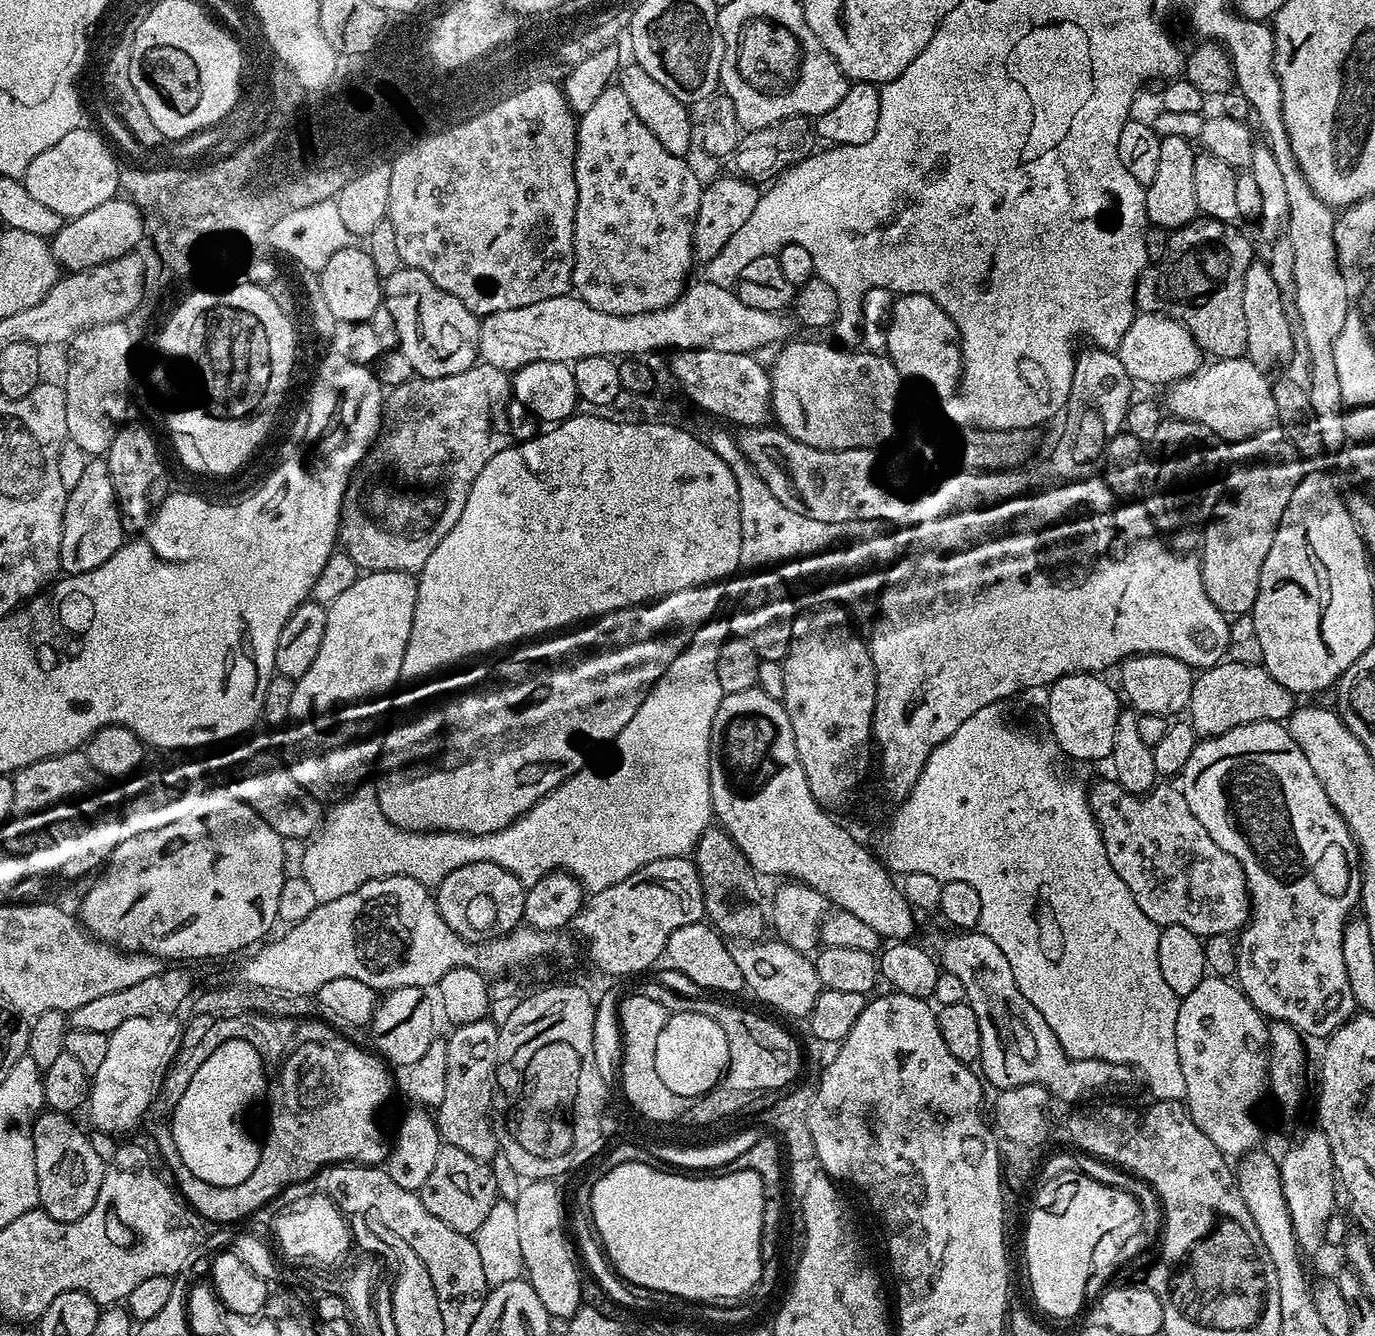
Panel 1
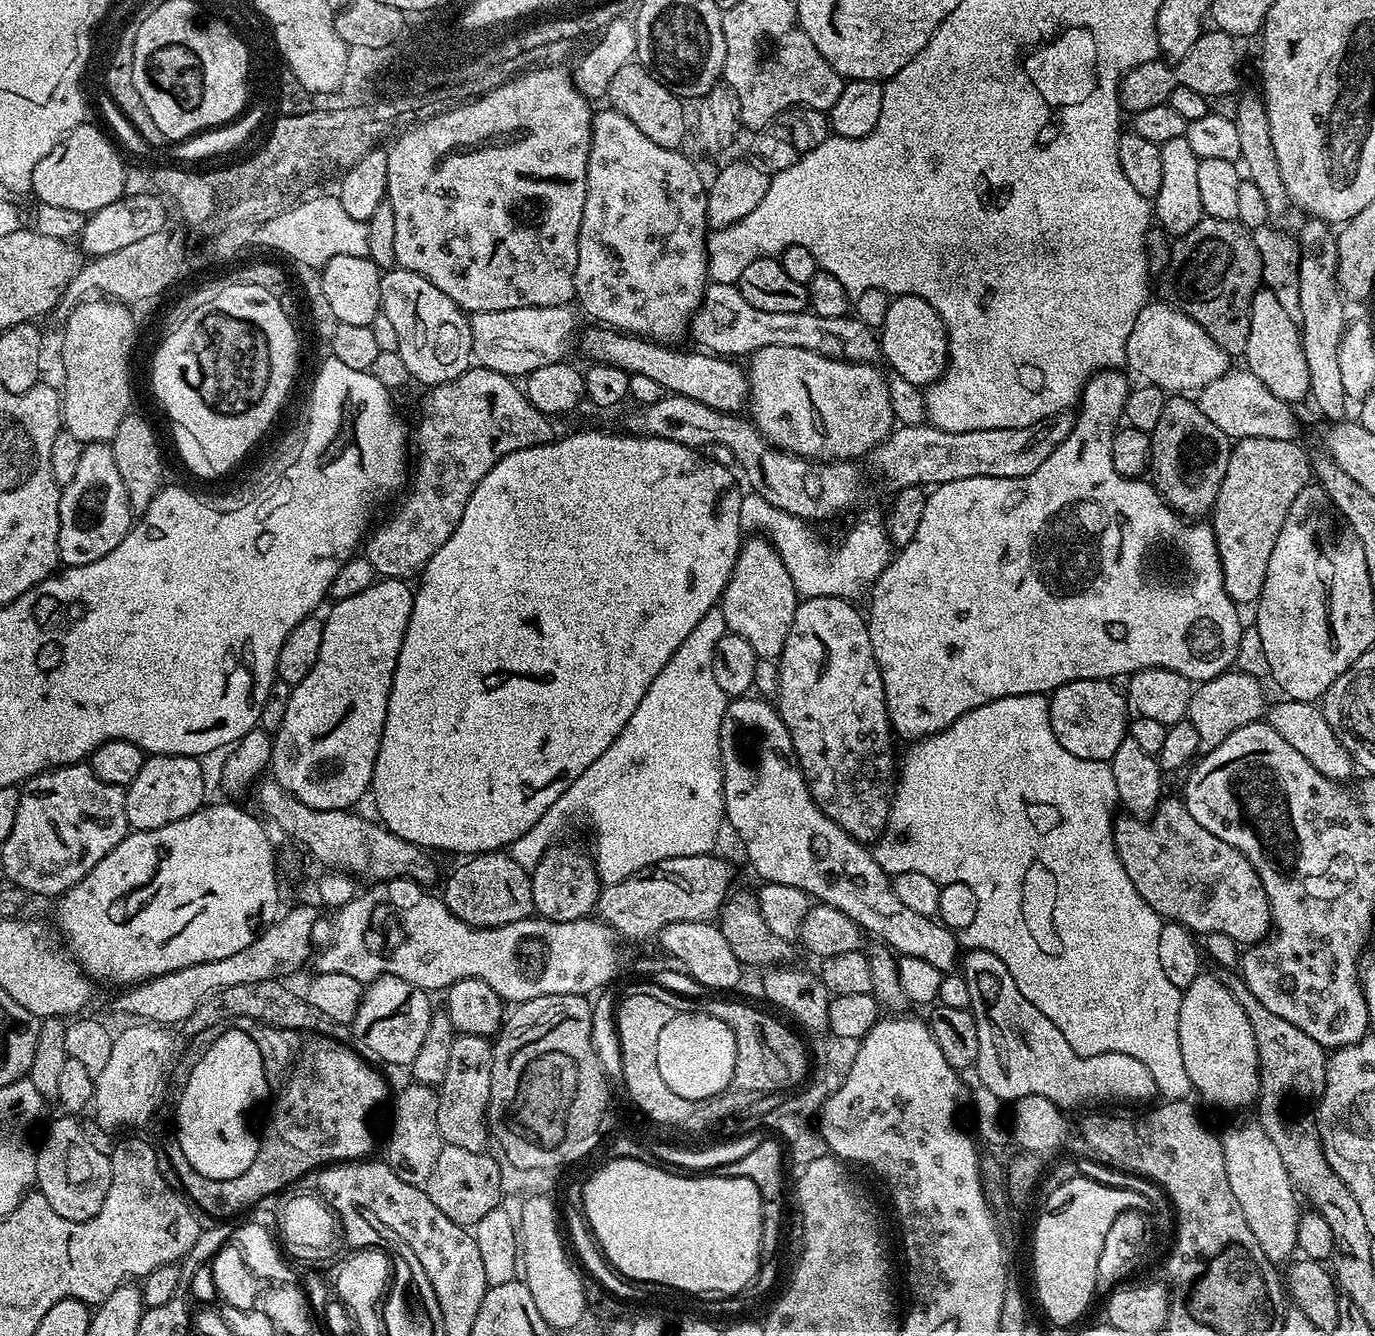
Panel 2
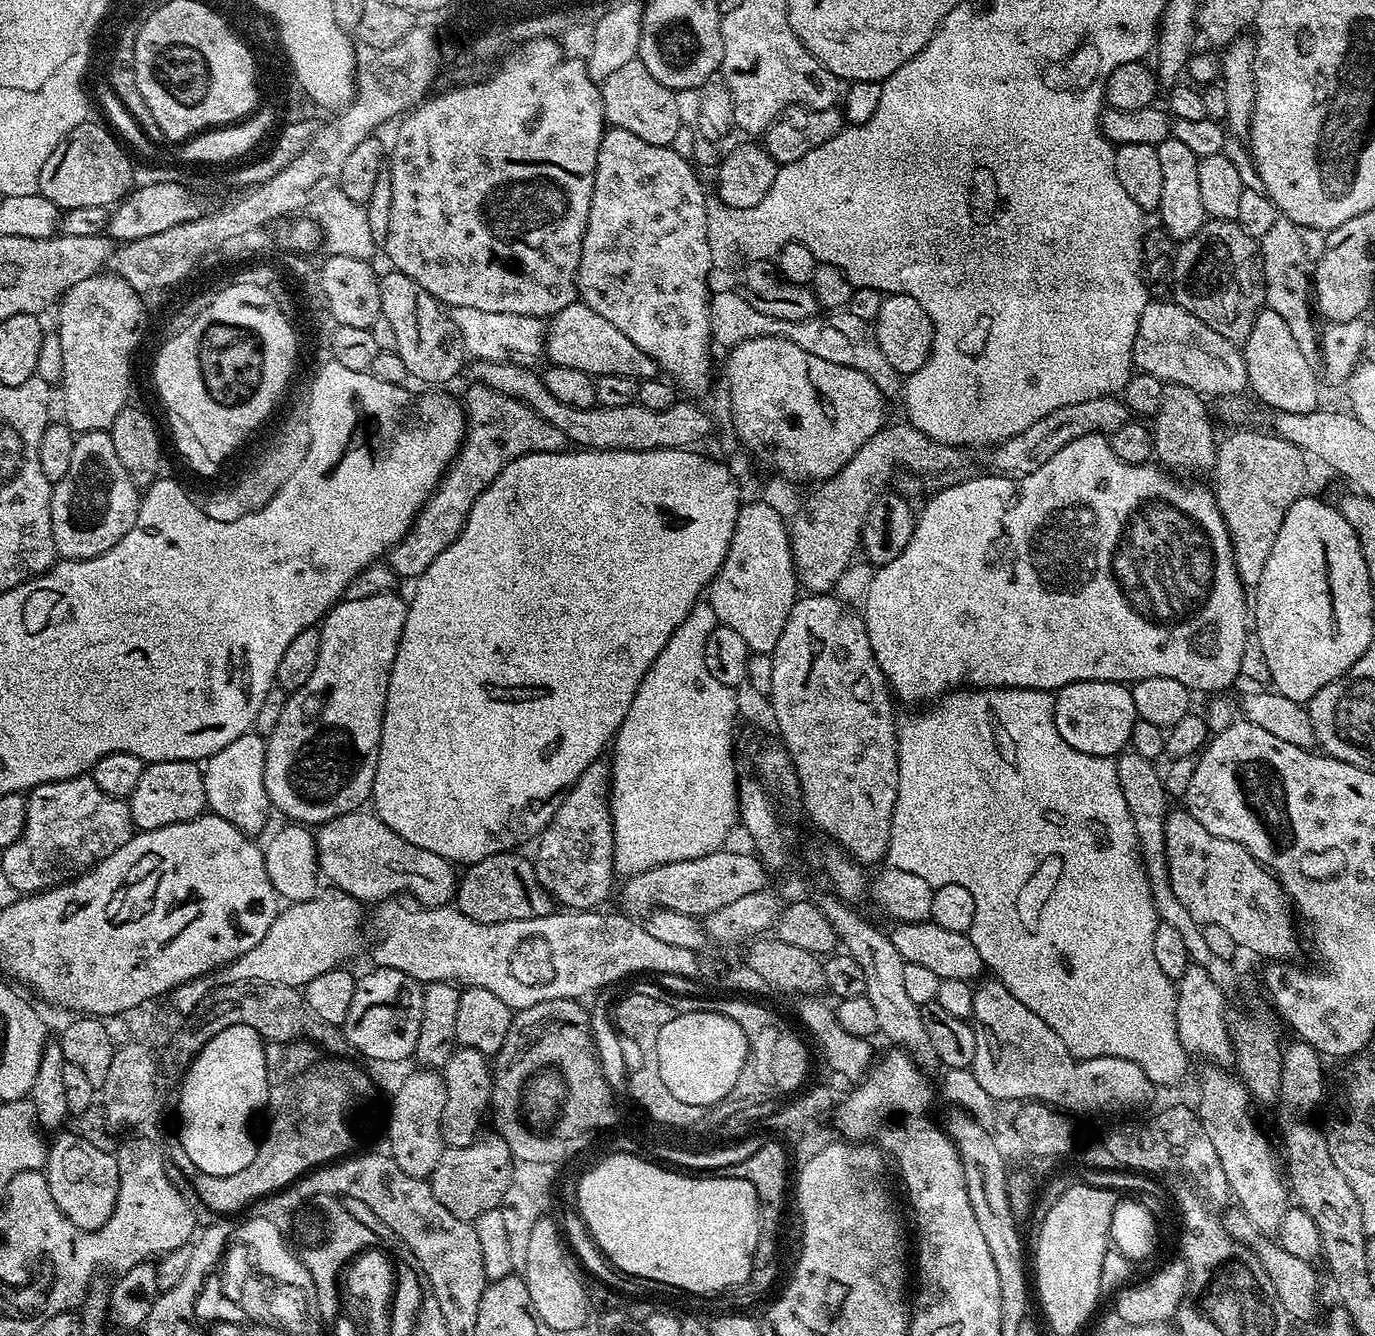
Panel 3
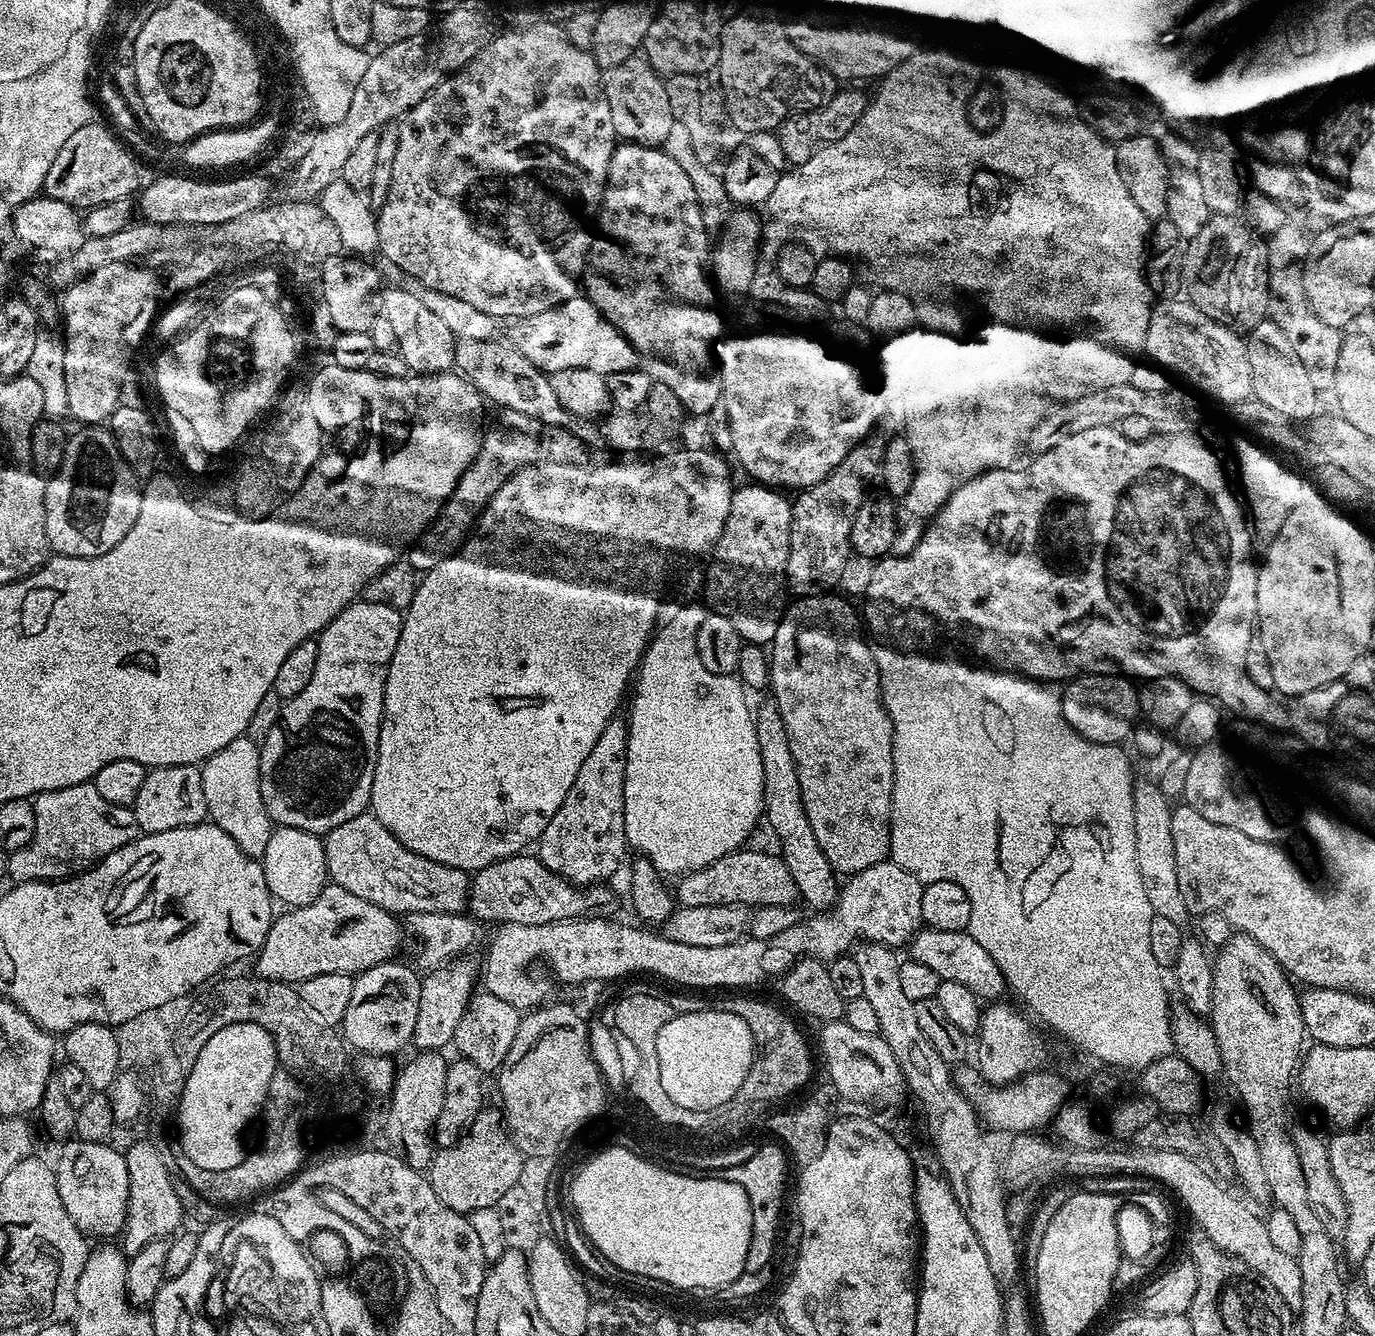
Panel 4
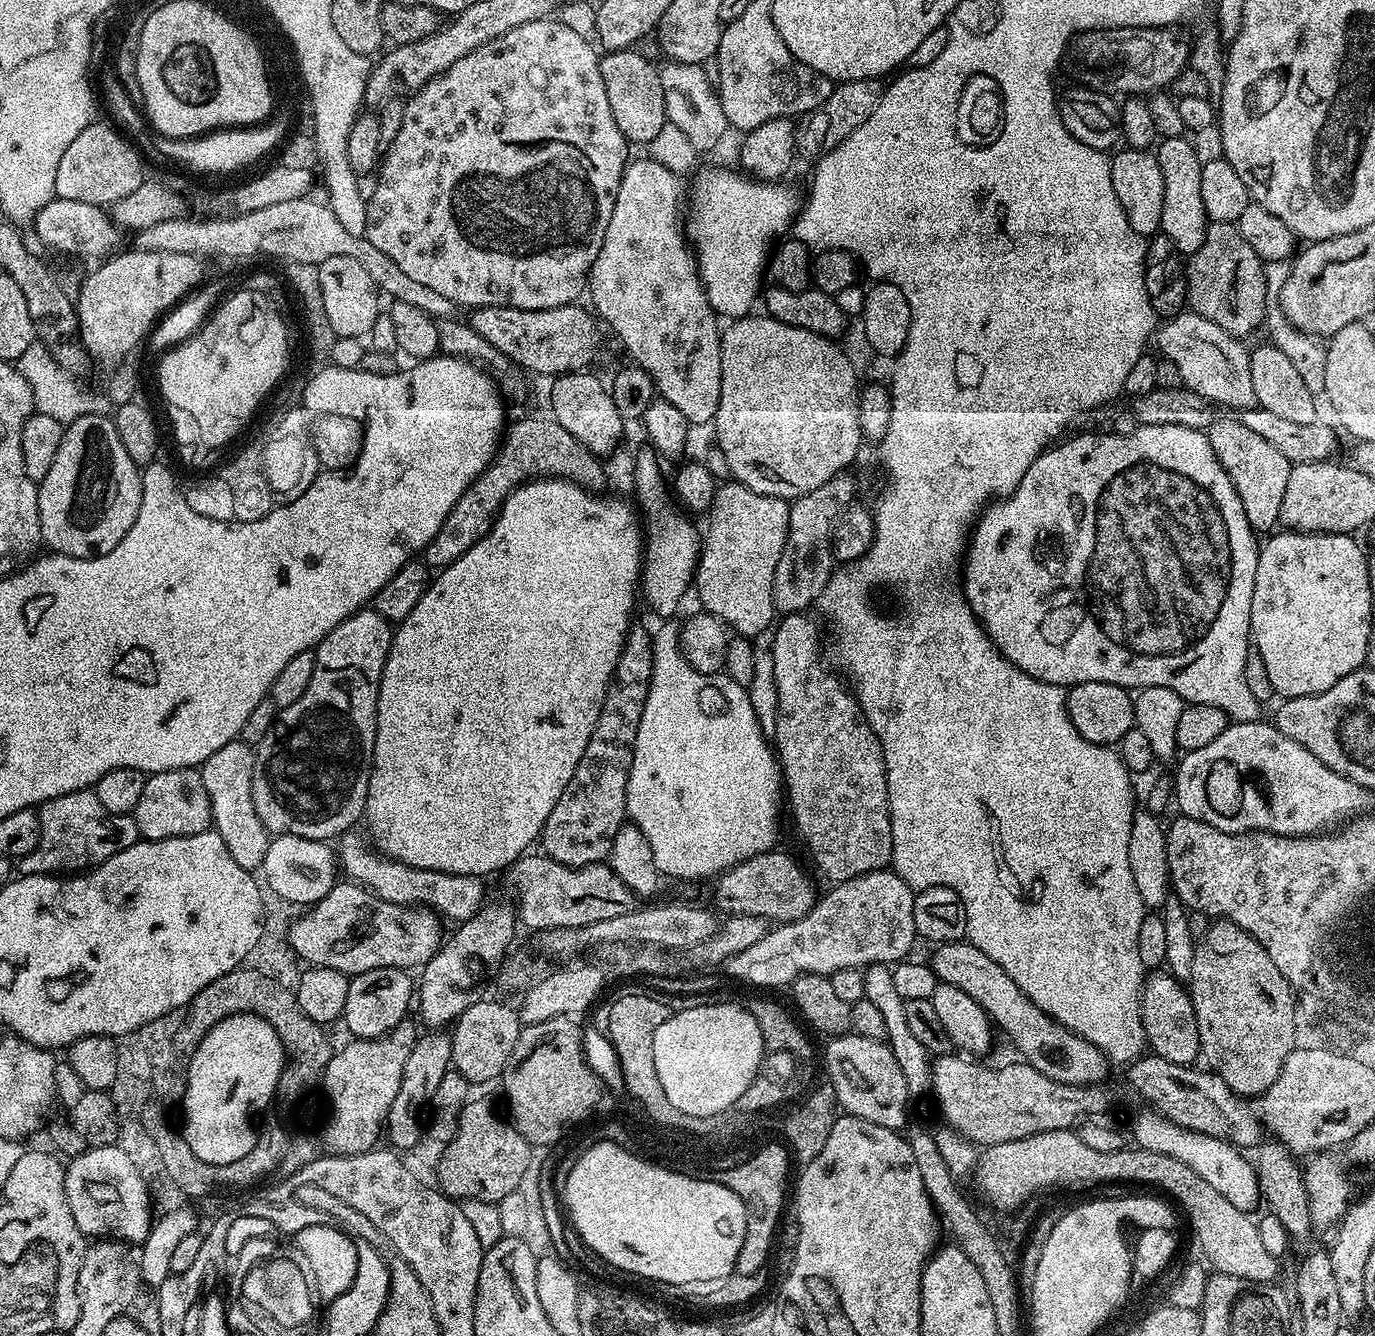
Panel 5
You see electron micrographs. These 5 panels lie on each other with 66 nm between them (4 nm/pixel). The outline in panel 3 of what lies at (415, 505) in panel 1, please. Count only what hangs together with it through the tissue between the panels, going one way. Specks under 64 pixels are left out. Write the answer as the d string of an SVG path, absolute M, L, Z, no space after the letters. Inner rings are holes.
M472 382L469 385L462 395L466 417L464 443L460 445L455 460L448 465L448 471L440 477L440 485L432 491L416 516L411 530L387 553L386 562L396 571L397 577L419 578L426 566L430 566L446 546L460 537L474 502L508 463L526 452L562 452L569 447L570 441L558 426L550 426L550 422L543 420L521 400L494 392L485 384Z

